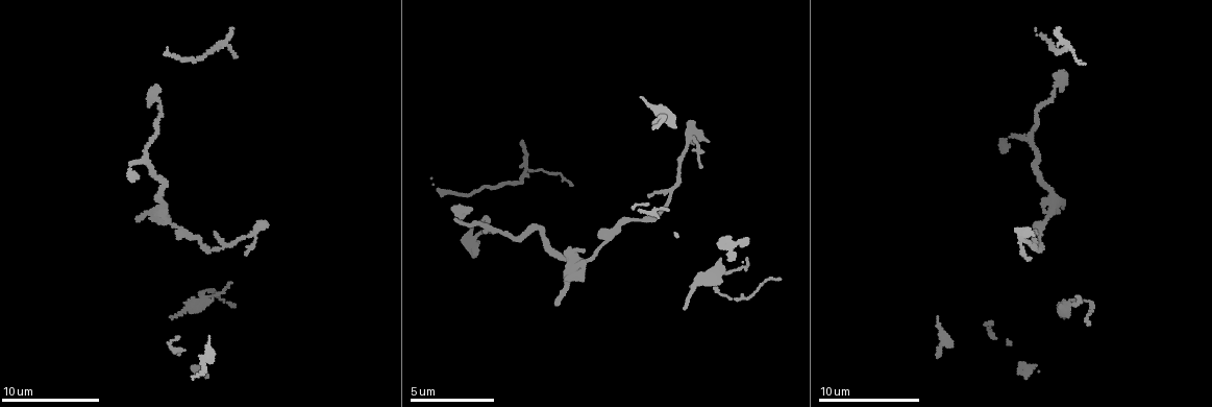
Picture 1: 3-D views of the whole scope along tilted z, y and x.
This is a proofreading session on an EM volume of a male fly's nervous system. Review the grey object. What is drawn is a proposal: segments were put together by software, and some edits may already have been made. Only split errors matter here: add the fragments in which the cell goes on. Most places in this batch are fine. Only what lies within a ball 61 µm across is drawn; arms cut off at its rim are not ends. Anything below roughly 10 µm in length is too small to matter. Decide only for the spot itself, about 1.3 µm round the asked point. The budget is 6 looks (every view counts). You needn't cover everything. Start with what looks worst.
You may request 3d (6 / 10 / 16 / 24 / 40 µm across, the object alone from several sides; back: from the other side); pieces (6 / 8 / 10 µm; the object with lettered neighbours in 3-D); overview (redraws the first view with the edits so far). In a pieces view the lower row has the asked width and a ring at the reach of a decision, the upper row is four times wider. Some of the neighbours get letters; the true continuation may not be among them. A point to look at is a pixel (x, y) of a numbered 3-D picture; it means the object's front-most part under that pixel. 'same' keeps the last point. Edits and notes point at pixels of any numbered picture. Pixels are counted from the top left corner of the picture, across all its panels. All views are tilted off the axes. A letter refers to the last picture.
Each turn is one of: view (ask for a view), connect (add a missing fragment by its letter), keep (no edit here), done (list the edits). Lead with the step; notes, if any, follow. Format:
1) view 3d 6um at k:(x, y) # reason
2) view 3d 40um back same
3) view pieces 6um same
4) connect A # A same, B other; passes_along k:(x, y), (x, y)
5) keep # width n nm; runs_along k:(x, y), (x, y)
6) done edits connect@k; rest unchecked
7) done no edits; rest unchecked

view pieces 10um at 1:(229, 30) # free end

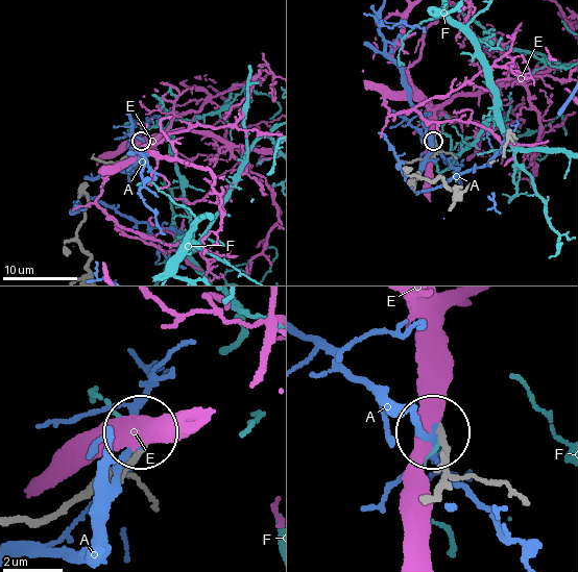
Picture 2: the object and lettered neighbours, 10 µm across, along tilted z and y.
keep # A other, E other, F other; none of them fits

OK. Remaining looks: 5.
view 3d 6um at 1:(216, 233) # branch stops here

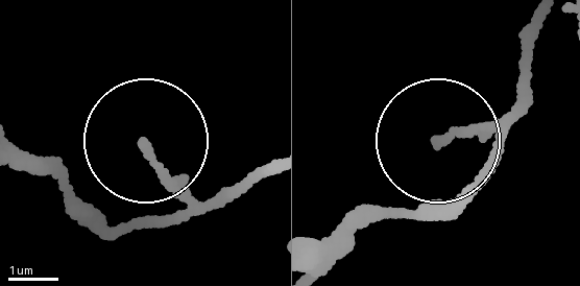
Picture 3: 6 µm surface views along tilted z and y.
view pieces 8um at 3:(440, 139)

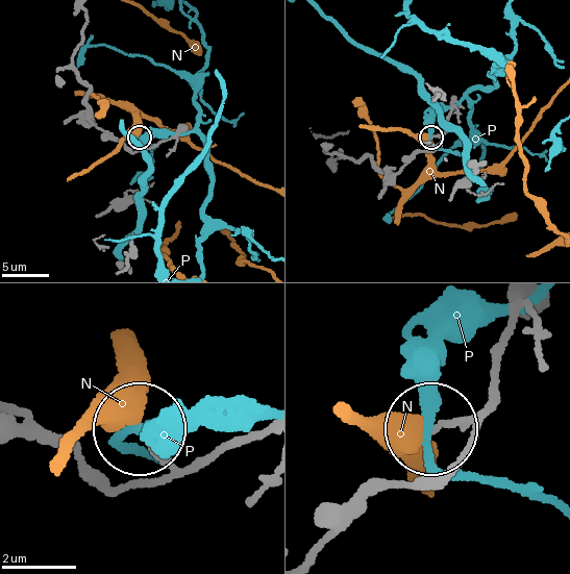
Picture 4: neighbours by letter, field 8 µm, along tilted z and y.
keep # width 130 nm; N other, P other; runs_along 4:(324, 541), (366, 500), (457, 457), (469, 422), (431, 424); none of them fits

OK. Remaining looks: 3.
view pieces 10um at 1:(568, 183) # end of a long branch

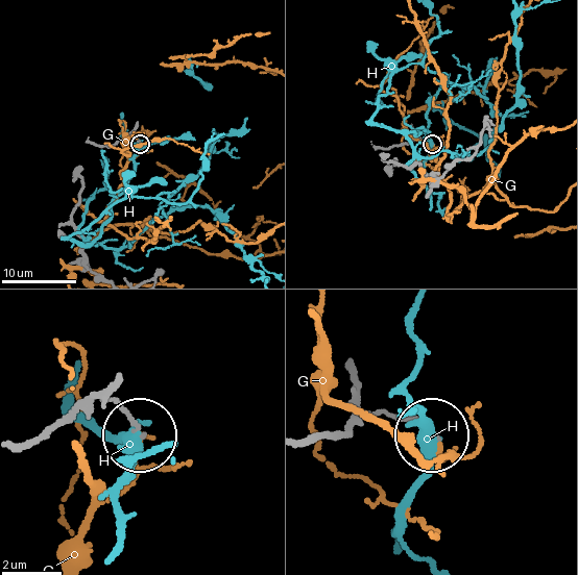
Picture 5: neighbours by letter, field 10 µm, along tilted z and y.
keep # width 130 nm; G other, H other; no lettered fragment goes on from it

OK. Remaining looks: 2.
done no edits; rest unchecked

